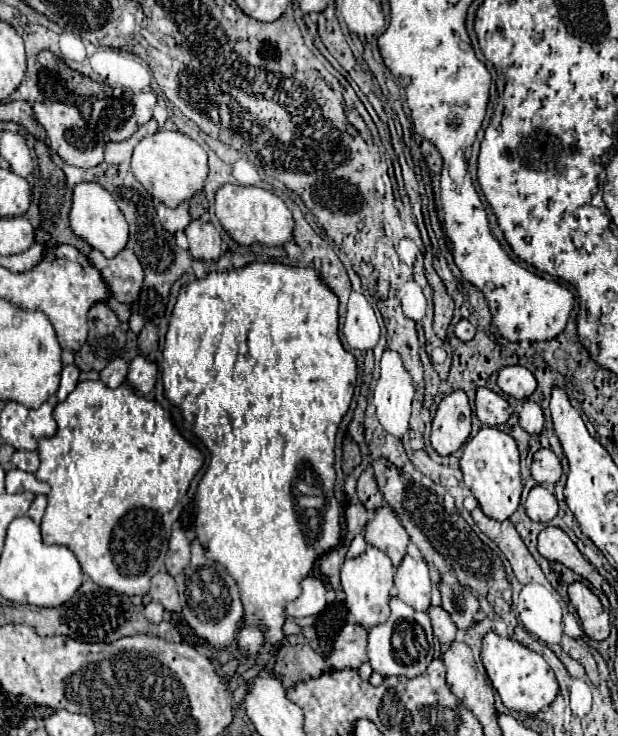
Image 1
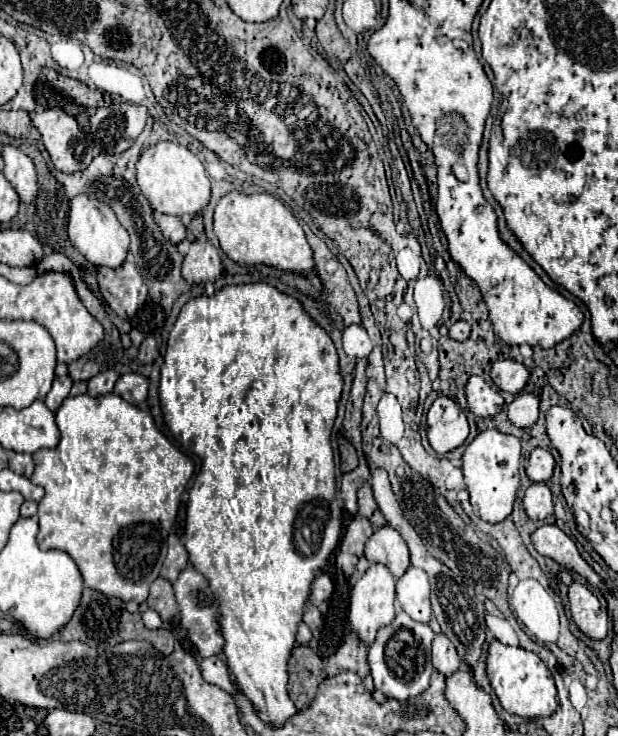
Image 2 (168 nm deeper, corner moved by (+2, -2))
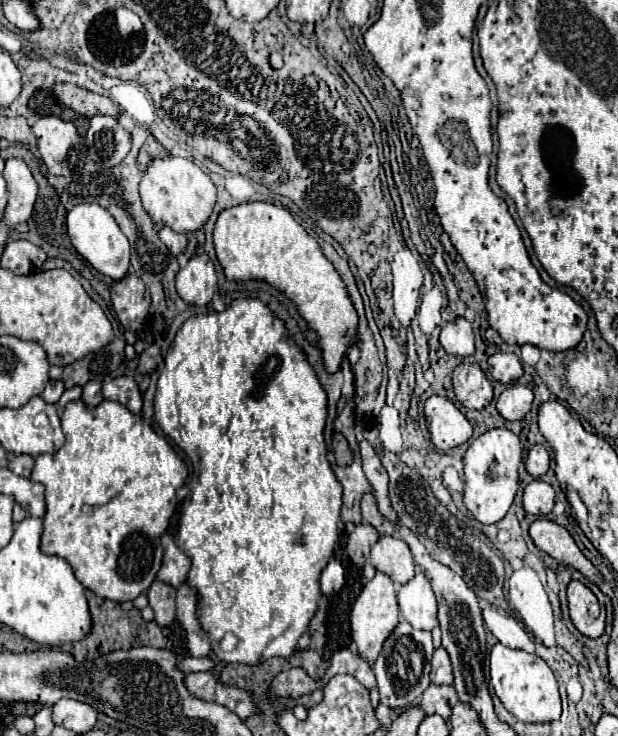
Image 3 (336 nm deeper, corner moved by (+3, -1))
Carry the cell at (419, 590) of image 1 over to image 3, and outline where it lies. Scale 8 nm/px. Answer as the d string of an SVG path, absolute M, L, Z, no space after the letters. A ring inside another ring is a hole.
M417 571L409 583L403 583L397 591L401 617L415 629L433 629L437 625L437 603L427 577Z

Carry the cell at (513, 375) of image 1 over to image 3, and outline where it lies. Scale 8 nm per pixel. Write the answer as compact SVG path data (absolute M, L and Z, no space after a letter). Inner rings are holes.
M495 353L489 357L489 373L499 383L515 383L523 375L521 361L513 353Z

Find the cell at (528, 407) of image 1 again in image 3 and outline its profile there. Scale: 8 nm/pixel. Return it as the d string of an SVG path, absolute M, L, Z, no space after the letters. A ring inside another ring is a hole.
M513 383L501 393L497 409L501 417L507 421L521 421L531 411L531 403L533 403L533 391L529 387Z

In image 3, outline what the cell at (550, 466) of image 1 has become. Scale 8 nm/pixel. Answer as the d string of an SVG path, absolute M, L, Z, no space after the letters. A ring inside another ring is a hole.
M533 445L533 447L529 449L529 453L527 453L525 469L527 469L529 475L533 475L535 479L539 479L541 475L547 473L549 463L551 463L551 459L549 459L547 449L545 449L543 445Z

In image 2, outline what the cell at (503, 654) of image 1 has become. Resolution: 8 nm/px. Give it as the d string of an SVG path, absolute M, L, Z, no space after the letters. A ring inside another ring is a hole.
M494 640L488 648L488 660L486 660L486 672L492 684L492 690L496 692L502 708L510 714L516 714L520 718L542 718L552 716L558 708L558 696L556 686L550 670L546 664L534 654L524 648L506 646L498 640Z

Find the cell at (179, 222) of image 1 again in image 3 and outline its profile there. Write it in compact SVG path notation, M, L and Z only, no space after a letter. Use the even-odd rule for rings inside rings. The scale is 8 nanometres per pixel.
M163 227L163 229L159 231L159 237L161 237L161 241L167 245L167 249L169 249L173 255L179 255L179 253L185 249L185 245L187 245L187 235L175 233L171 227Z

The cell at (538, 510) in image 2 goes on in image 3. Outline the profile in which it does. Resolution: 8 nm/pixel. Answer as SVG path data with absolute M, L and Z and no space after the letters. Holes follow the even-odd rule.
M533 479L523 493L523 509L531 515L549 515L555 503L553 487L541 479Z

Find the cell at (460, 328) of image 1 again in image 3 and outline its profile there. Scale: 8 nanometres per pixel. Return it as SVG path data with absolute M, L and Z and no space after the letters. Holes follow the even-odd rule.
M457 317L455 321L449 321L441 329L439 341L445 347L445 351L451 355L467 357L467 355L473 355L473 351L475 351L471 323L465 317Z

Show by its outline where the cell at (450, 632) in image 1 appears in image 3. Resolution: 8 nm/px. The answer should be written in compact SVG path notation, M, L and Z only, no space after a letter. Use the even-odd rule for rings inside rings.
M439 647L435 649L435 655L431 659L431 681L435 685L453 685L453 669L451 669L451 661L449 661L449 653Z

